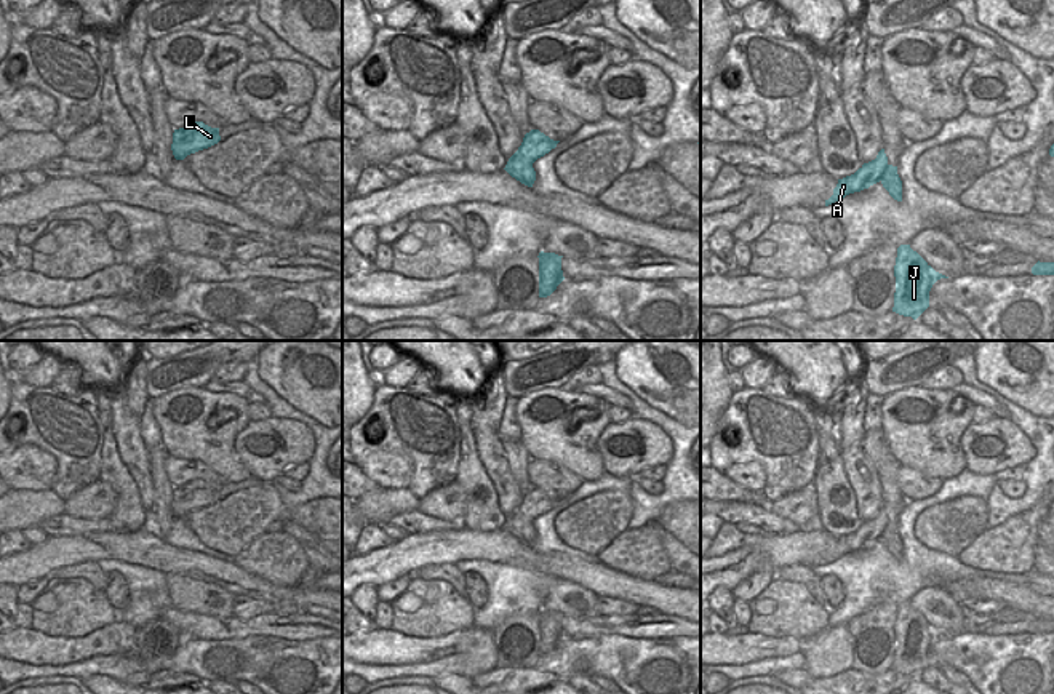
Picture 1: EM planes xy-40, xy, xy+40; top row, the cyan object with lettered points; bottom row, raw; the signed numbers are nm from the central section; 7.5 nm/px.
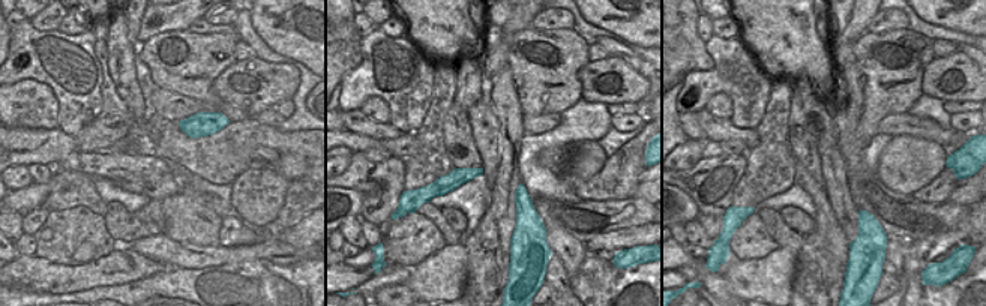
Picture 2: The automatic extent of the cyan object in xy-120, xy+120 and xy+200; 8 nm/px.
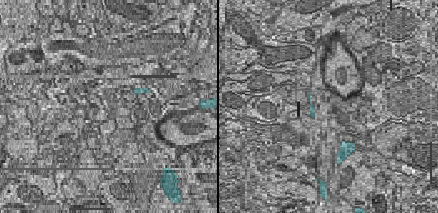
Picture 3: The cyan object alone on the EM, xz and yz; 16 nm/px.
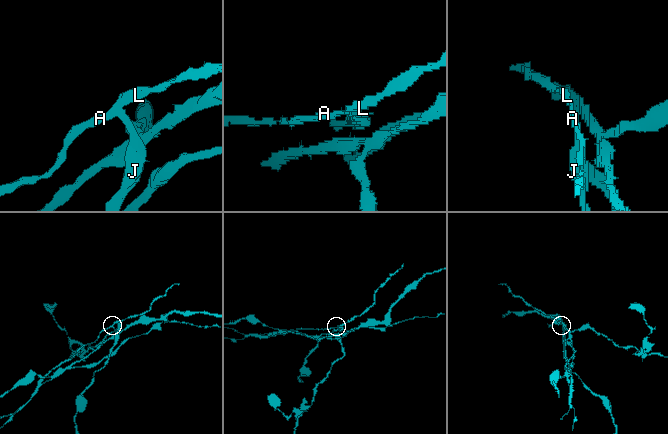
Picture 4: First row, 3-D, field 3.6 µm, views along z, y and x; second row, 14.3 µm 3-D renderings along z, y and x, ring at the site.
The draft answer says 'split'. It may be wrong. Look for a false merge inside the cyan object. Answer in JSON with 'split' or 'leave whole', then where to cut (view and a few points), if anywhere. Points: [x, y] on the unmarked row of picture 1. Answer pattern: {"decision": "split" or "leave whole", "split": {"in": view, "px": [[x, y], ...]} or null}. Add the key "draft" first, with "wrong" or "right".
{"draft": "right", "decision": "split", "split": {"in": "xy+40", "px": [[890, 523], [882, 539]]}}

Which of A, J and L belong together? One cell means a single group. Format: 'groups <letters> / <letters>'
groups A L / J

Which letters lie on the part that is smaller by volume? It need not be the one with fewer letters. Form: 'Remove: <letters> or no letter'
Remove: J

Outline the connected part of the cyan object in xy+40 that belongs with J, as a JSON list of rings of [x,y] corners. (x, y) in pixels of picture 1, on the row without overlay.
[[[910,603],[897,606],[894,624],[896,651],[892,670],[916,678],[929,665],[929,649],[940,636],[948,636],[936,630]]]

